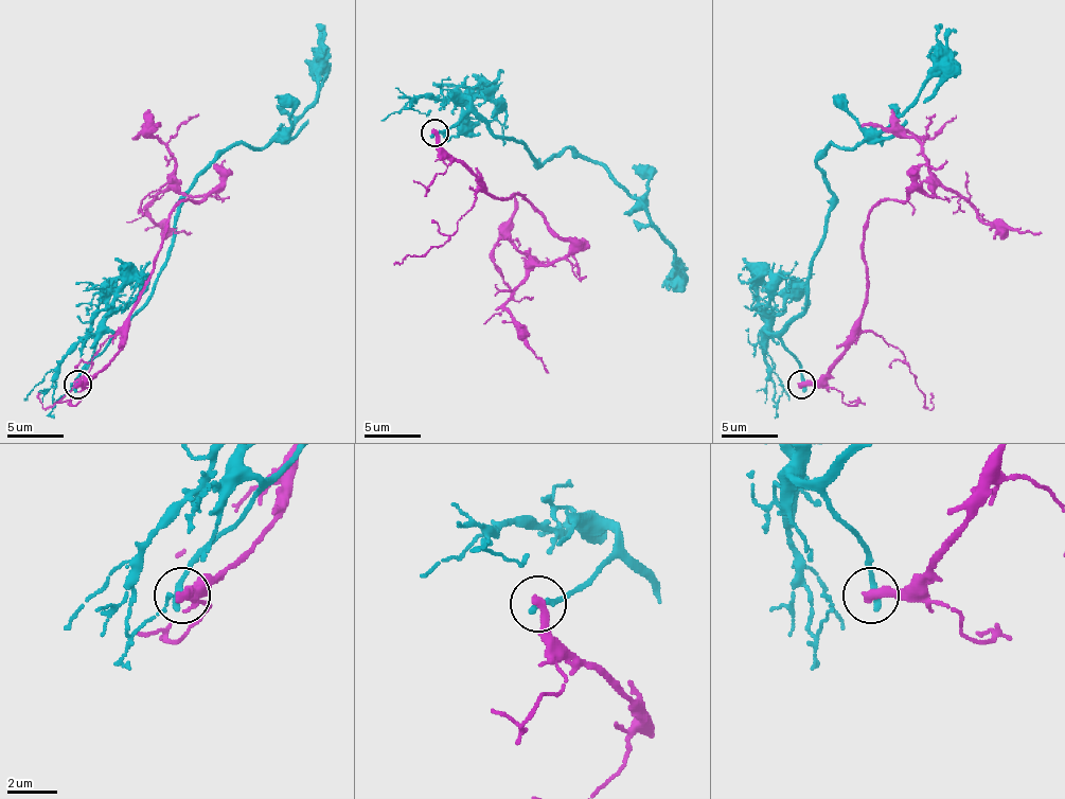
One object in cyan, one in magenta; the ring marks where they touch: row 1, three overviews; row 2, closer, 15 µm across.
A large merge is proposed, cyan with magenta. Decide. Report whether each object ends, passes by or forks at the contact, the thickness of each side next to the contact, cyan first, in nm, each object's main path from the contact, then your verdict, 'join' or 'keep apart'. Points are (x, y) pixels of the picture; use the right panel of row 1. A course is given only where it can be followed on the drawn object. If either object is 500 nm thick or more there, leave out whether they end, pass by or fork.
cyan ends; magenta ends; calibres 320 and 400 nm; course cyan (800, 383), (781, 332), (806, 301), (832, 197), (817, 161), (832, 144), (859, 146), (912, 102), (941, 23); course magenta (800, 385), (815, 385), (846, 349), (868, 287), (868, 214), (882, 200), (941, 185), (986, 223), (1042, 233); keep apart

